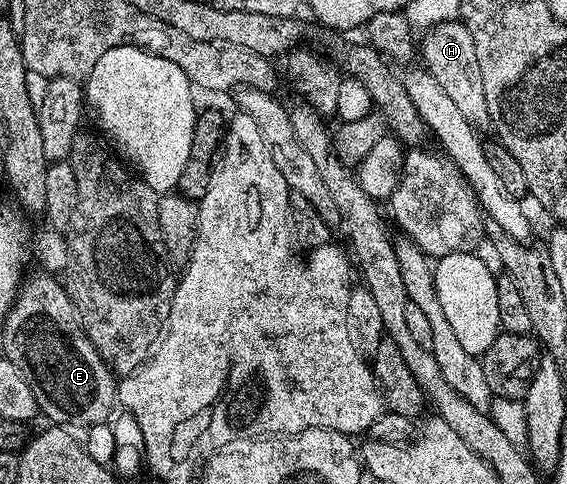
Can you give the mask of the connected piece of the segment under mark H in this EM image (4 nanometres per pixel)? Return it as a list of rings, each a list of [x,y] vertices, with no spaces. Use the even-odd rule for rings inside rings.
[[[443,22],[437,26],[430,27],[423,31],[422,41],[418,46],[419,53],[424,54],[423,65],[430,76],[442,84],[442,92],[458,104],[462,116],[471,122],[473,127],[480,128],[480,125],[489,121],[488,109],[486,108],[486,92],[482,92],[482,72],[478,68],[478,52],[474,52],[474,36],[464,27],[463,22]]]

